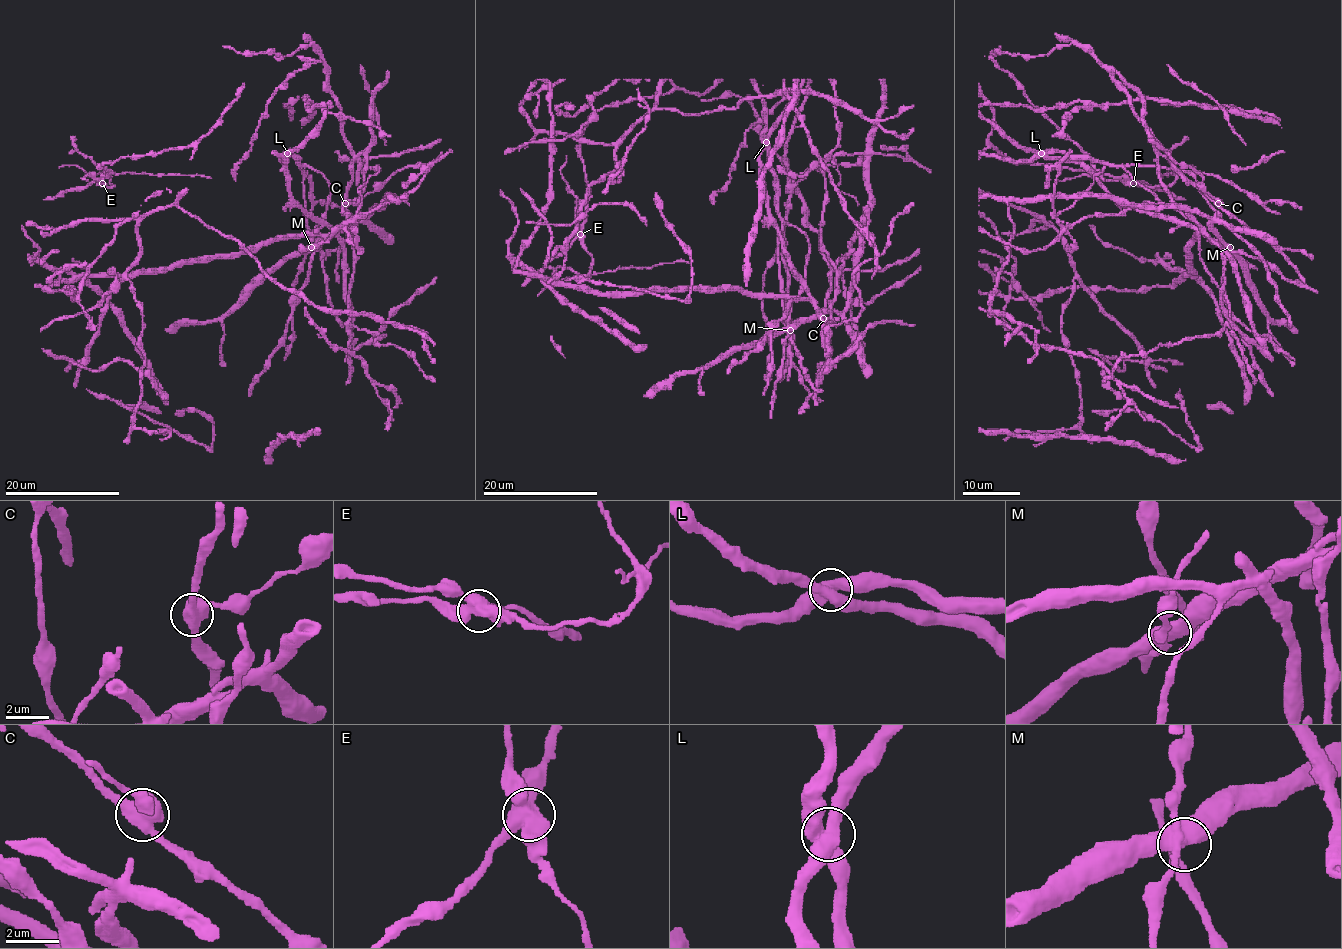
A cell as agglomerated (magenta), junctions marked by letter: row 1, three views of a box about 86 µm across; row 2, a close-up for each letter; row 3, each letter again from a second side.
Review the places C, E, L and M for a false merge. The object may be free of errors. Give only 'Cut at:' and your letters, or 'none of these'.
Cut at: E

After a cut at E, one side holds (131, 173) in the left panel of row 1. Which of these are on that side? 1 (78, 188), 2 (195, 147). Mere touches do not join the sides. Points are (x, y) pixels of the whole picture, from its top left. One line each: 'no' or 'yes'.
1: no
2: no

